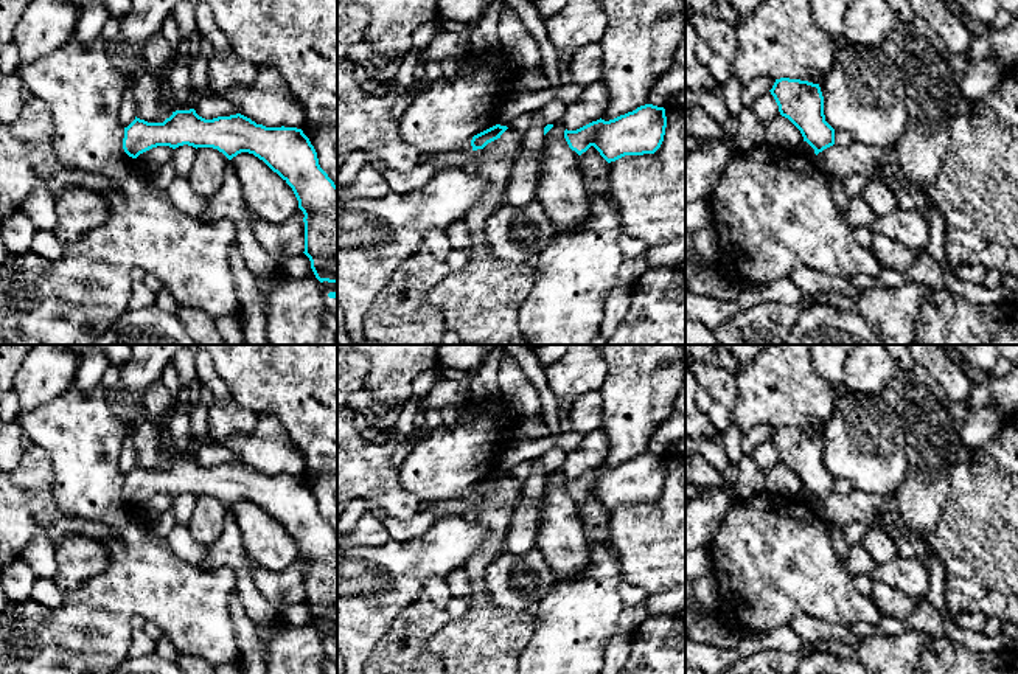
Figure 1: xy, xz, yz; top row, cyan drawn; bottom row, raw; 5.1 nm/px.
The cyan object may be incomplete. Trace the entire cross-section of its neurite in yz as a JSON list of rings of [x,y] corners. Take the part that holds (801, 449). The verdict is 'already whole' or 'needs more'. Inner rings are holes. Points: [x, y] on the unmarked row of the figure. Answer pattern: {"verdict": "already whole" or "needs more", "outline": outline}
{"verdict": "already whole", "outline": [[[780,426],[769,439],[780,463],[800,478],[804,489],[814,497],[816,503],[835,492],[835,477],[825,469],[819,432]]]}

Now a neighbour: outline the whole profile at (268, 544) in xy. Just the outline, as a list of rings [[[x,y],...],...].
[[[249,500],[232,506],[249,559],[270,572],[281,572],[298,558],[292,536],[263,508]]]

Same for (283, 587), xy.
[[[298,556],[281,572],[270,572],[252,562],[250,575],[258,592],[275,607],[297,604],[305,599],[305,570]]]

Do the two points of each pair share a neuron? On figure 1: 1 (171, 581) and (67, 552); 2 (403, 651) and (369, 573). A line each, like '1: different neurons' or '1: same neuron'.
1: different neurons
2: different neurons

